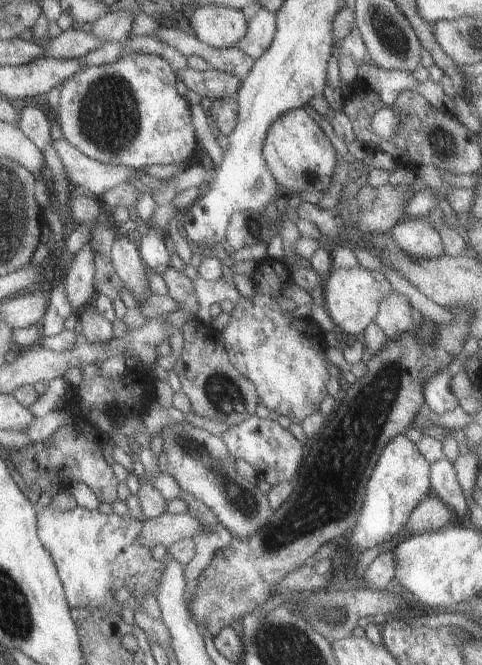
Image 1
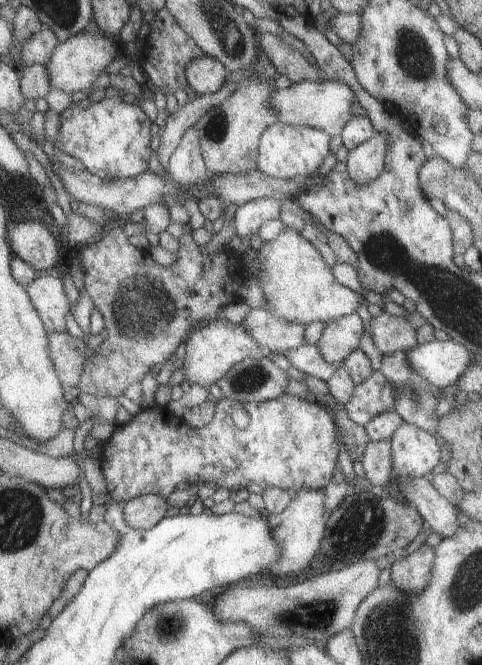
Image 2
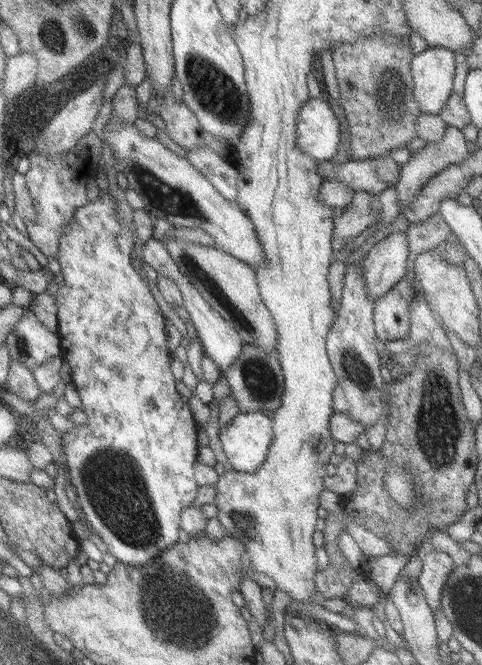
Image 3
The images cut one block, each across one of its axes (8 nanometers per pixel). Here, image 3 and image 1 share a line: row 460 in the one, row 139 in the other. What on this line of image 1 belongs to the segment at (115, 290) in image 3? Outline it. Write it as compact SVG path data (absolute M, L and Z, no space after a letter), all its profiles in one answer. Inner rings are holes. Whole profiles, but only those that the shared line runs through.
M154 53L147 54L129 54L122 56L113 63L103 63L101 65L88 65L79 72L72 74L67 80L64 80L58 87L59 90L59 106L57 106L57 124L60 126L62 138L65 139L73 148L76 148L81 154L92 158L93 160L108 165L123 165L135 171L151 166L151 164L177 164L184 160L189 160L194 154L195 134L189 119L189 105L185 98L179 96L175 89L176 83L175 69L158 57Z

